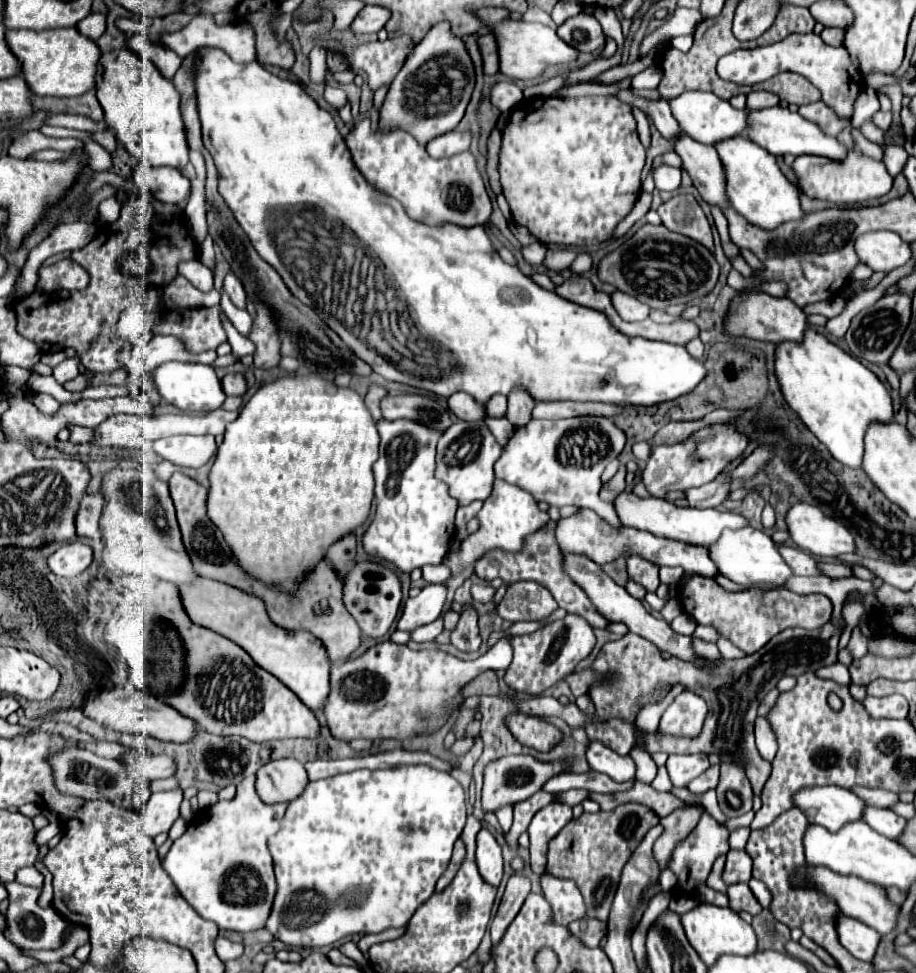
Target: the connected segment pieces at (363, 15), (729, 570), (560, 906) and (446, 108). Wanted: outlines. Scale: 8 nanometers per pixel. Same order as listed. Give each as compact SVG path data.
M364 6L356 18L352 20L350 28L356 34L368 34L368 32L378 32L384 28L384 24L388 22L390 12L386 8L380 6Z
M750 526L740 530L724 530L722 536L708 546L708 556L722 576L744 586L752 586L756 582L770 582L774 586L784 586L784 582L792 576L792 570L780 556L770 536Z
M542 874L542 892L552 906L552 920L558 924L568 926L572 920L578 920L586 914L582 894L572 880L560 880Z
M446 22L438 24L434 26L434 30L426 34L426 38L418 46L414 46L402 70L390 84L390 90L380 108L378 130L408 132L422 146L426 146L432 138L442 136L458 126L470 102L472 90L474 90L474 66L464 48L464 42L460 38L454 38L454 34L450 34Z

